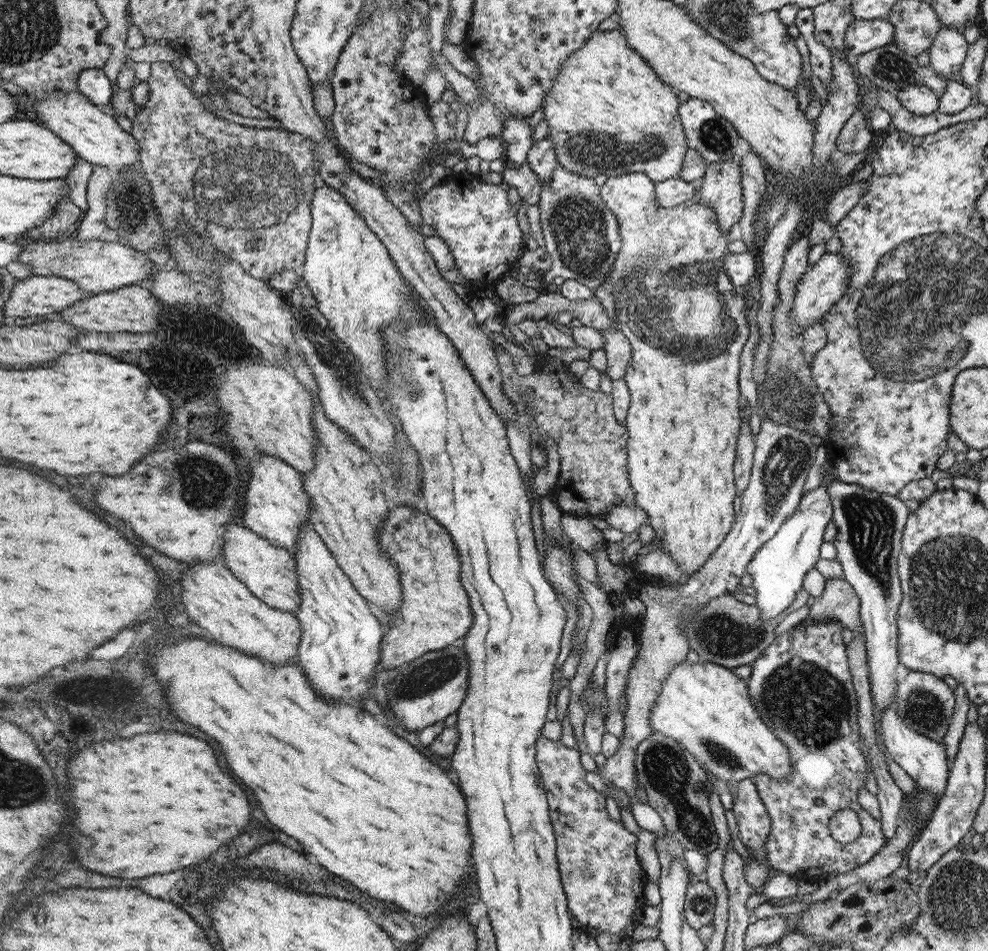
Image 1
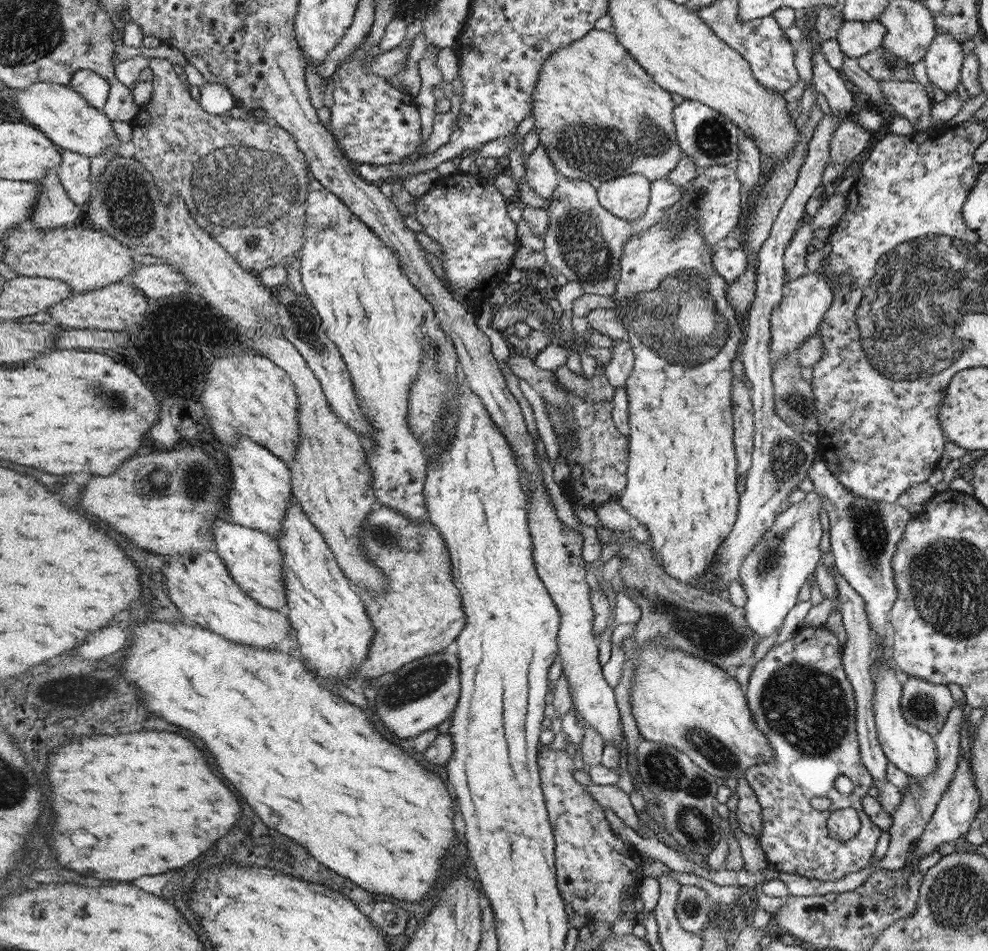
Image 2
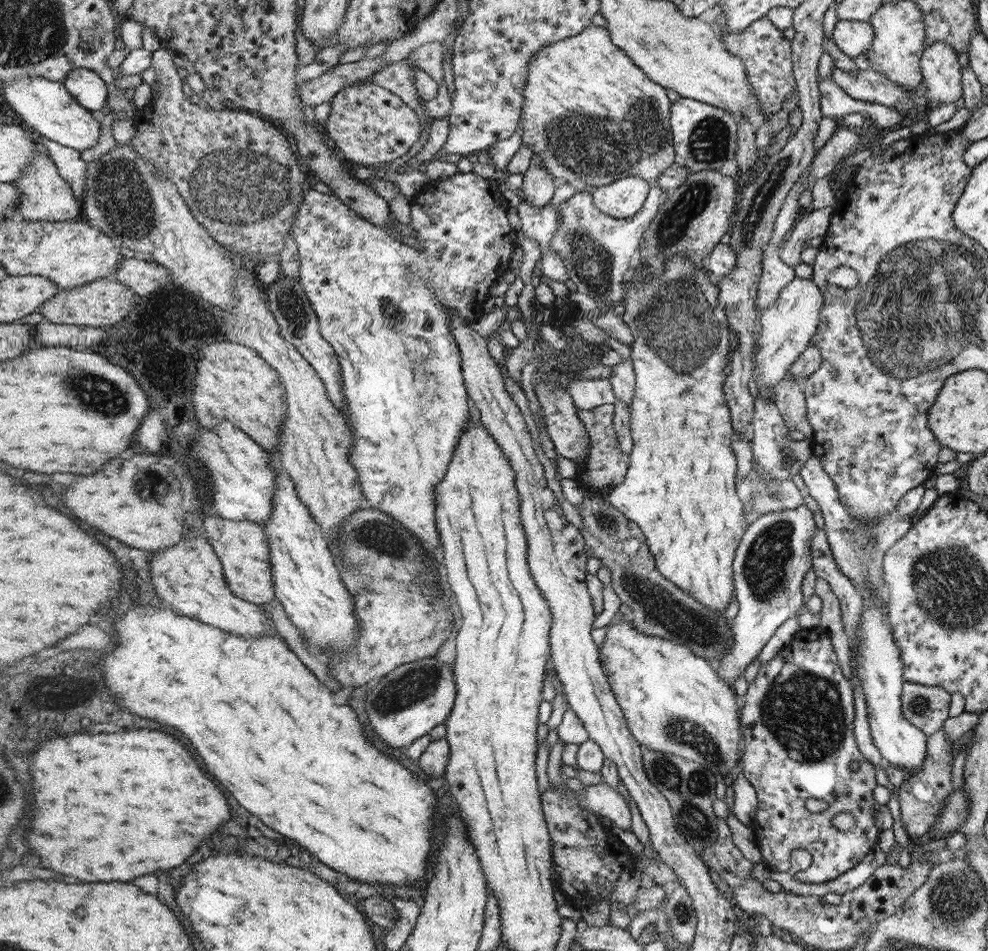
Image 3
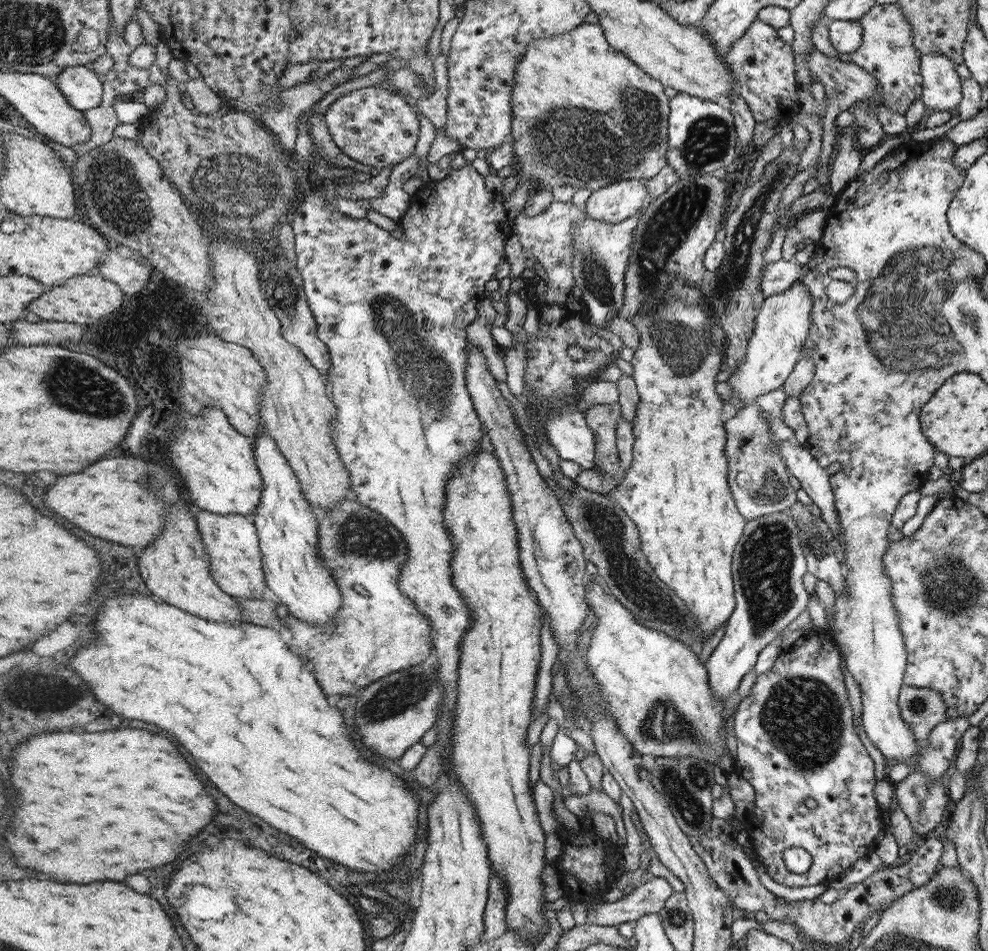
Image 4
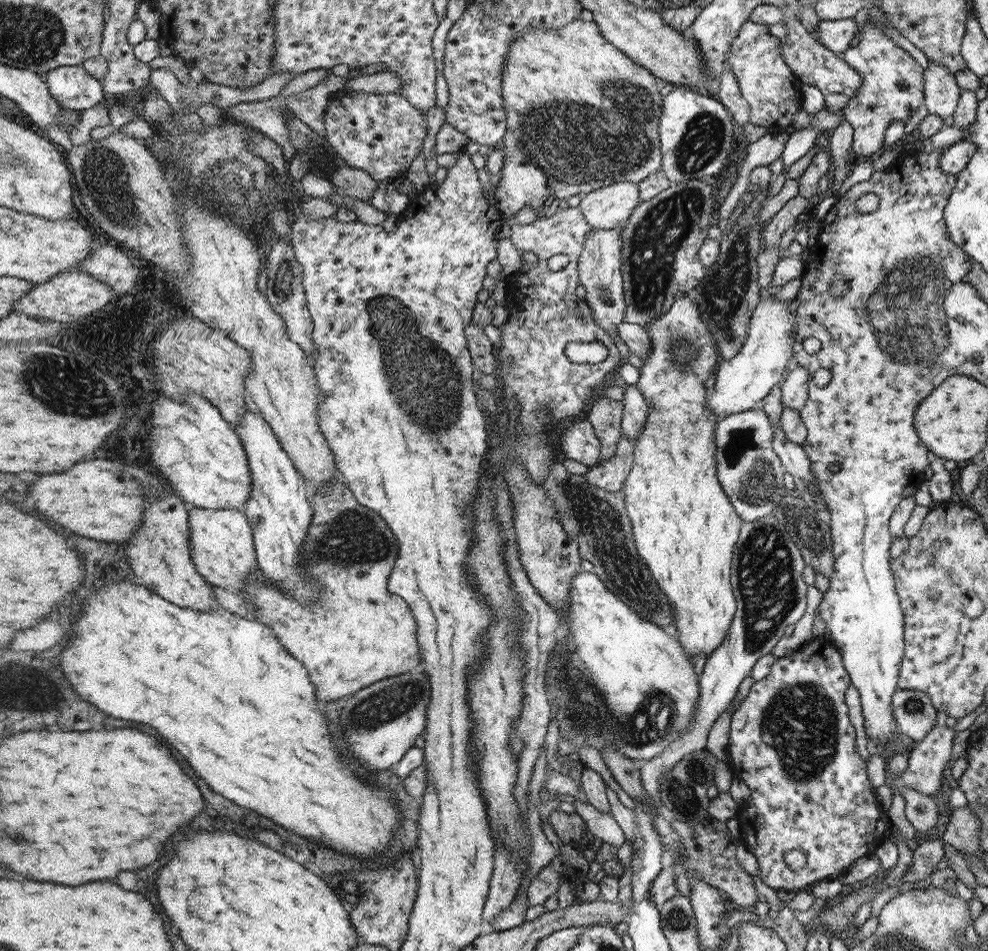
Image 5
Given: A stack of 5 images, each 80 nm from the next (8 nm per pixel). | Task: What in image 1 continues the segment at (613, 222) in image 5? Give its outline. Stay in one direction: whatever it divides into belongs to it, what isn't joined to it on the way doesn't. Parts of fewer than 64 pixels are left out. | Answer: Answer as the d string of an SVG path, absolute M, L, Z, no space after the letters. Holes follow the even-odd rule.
M639 172L608 177L607 181L600 187L600 196L617 218L621 249L616 260L612 263L609 279L593 292L593 298L599 301L600 305L604 307L604 311L608 312L610 320L629 340L632 350L631 361L627 366L625 376L625 382L631 396L625 424L628 437L629 481L635 492L637 506L646 511L650 517L648 524L654 528L656 536L662 539L662 550L676 560L684 573L690 576L709 560L709 556L725 540L725 536L735 521L734 512L738 510L738 492L733 475L734 463L736 462L736 441L740 436L738 374L740 374L740 354L742 354L750 337L749 322L746 316L750 301L737 293L736 287L726 272L724 256L729 252L728 231L716 229L717 214L712 207L693 201L676 207L659 207L655 182L649 175Z

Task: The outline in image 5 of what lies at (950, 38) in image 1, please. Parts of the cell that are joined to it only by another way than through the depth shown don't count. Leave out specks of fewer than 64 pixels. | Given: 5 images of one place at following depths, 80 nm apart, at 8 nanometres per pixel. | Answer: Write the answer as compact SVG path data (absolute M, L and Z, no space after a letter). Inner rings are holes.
M929 60L928 67L923 69L923 82L925 105L929 115L940 116L943 119L953 116L961 97L961 88L955 74L942 63Z

